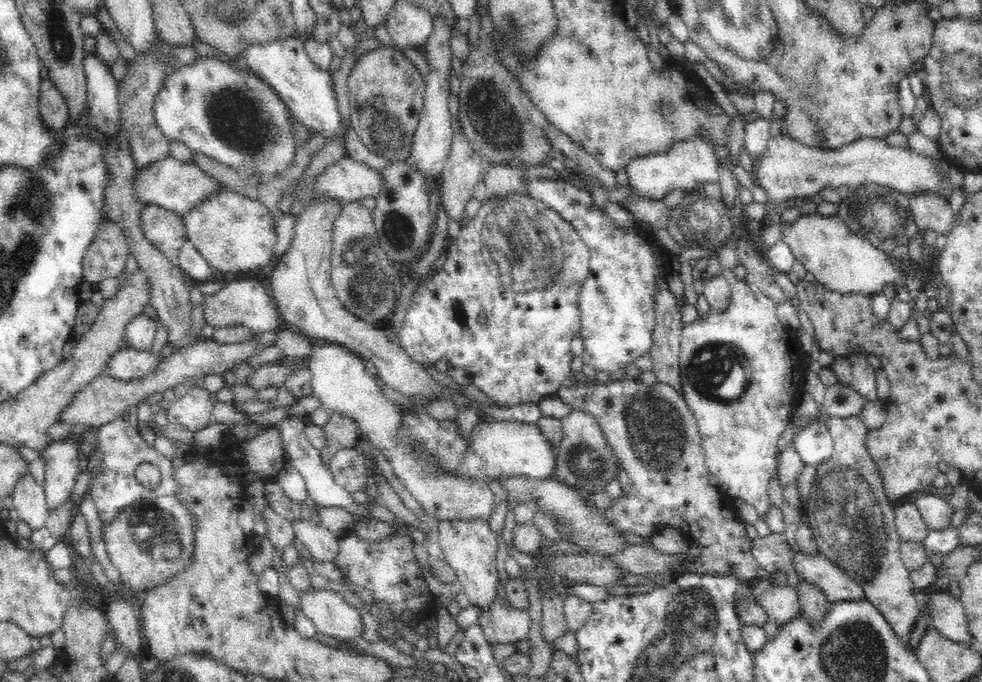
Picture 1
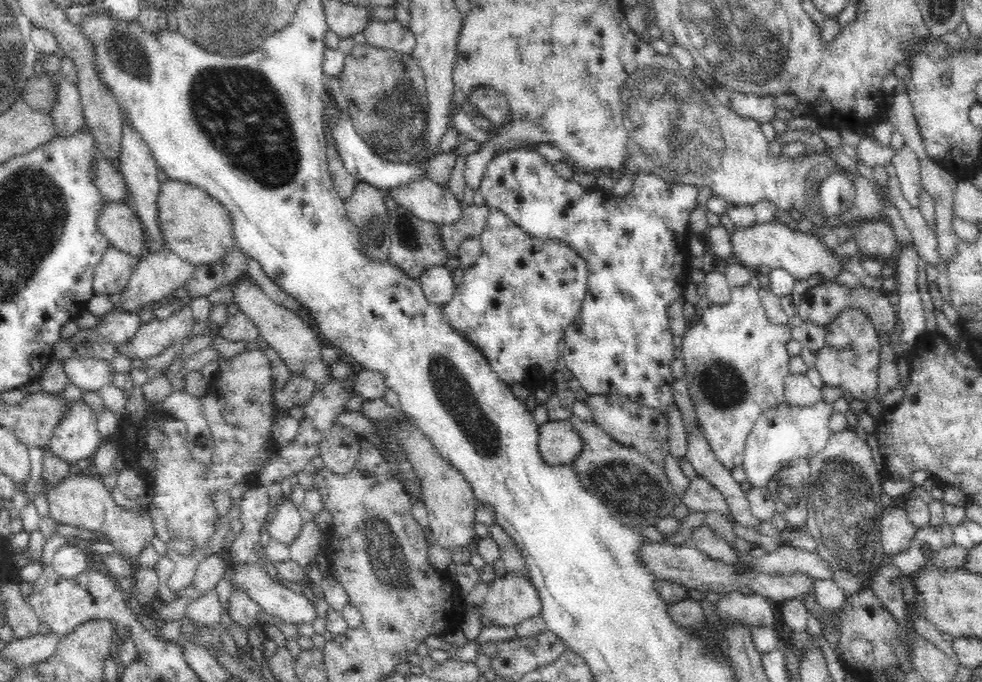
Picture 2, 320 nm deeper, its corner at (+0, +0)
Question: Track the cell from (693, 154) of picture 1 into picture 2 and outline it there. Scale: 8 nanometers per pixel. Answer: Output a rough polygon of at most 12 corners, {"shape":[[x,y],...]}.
{"shape":[[525,146],[479,190],[587,263],[559,342],[590,395],[674,404],[666,309],[700,188],[600,198]]}

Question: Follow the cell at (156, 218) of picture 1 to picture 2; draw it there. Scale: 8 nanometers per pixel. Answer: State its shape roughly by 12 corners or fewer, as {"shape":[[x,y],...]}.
{"shape":[[125,202],[105,204],[99,226],[110,247],[140,259],[143,220]]}

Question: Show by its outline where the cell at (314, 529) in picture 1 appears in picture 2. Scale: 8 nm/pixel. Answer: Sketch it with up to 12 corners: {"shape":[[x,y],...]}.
{"shape":[[282,500],[271,523],[271,539],[290,545],[303,522],[298,508]]}

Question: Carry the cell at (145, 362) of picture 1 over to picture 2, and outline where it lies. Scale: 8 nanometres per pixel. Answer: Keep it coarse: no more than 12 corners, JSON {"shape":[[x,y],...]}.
{"shape":[[63,359],[70,383],[82,391],[113,384],[111,362]]}

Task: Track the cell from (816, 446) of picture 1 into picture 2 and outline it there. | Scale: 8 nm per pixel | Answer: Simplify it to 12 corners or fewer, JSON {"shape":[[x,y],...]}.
{"shape":[[833,404],[760,414],[747,438],[746,482],[764,487],[831,435]]}

